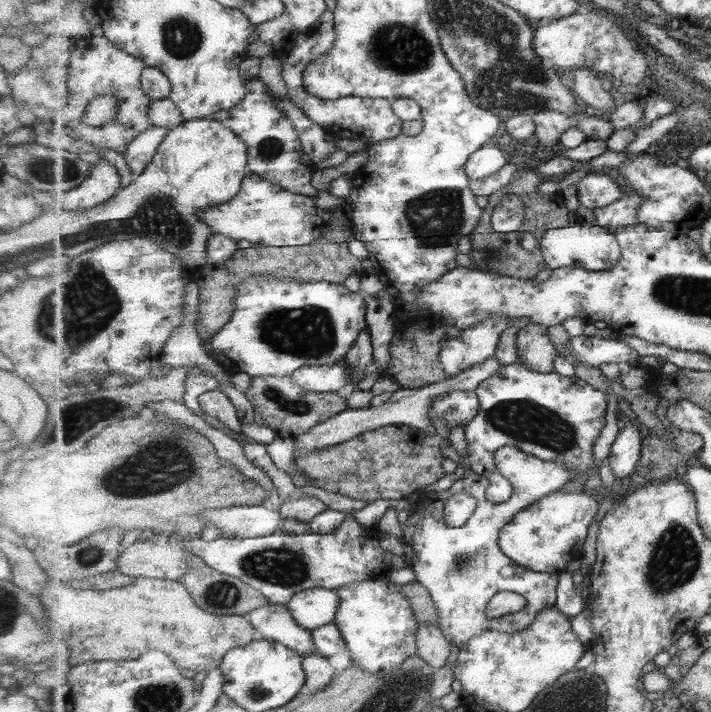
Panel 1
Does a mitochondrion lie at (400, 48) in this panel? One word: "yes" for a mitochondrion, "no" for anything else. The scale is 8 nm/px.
yes

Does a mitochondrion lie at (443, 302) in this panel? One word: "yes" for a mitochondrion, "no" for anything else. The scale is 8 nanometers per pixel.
no

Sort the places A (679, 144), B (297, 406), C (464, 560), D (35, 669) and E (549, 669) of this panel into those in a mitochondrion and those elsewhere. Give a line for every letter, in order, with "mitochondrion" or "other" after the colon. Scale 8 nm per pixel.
A: other
B: mitochondrion
C: mitochondrion
D: other
E: other

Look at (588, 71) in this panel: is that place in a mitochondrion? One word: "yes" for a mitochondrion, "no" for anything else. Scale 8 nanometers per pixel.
no

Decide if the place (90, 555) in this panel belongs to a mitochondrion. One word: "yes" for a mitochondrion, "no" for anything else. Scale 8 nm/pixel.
yes

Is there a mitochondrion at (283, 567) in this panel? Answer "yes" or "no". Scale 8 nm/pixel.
yes

